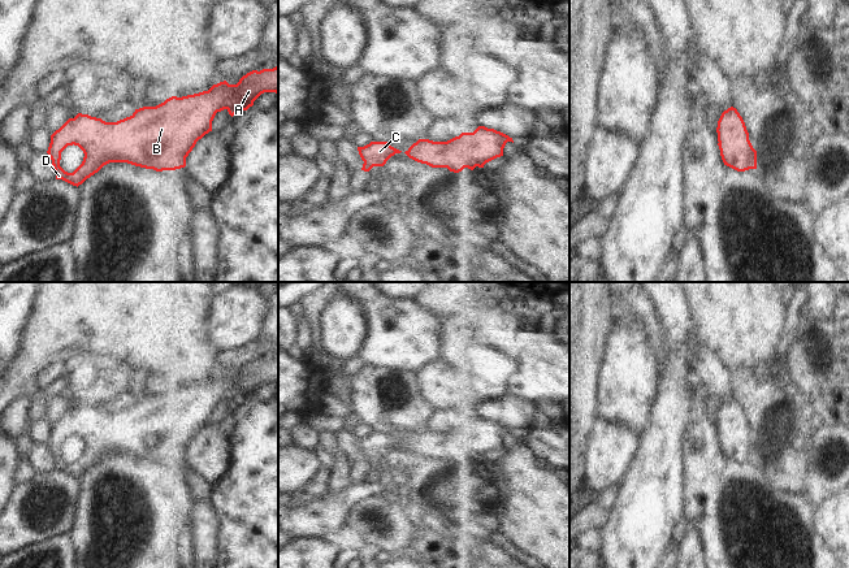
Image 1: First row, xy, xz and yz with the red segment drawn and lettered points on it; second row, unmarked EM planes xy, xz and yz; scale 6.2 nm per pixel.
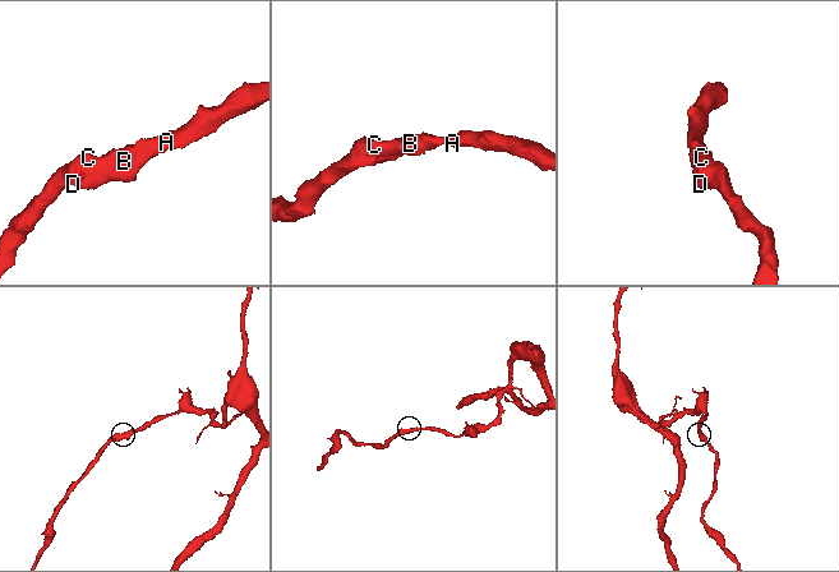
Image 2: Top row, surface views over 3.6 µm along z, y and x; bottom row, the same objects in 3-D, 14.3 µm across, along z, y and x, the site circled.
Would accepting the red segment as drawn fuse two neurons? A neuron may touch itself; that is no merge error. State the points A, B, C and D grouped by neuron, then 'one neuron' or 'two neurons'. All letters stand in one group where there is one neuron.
A B C D | one neuron

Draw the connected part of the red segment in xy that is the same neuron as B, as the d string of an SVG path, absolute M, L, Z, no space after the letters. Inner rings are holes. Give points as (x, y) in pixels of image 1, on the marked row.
M278 65L273 69L252 70L237 84L224 81L213 84L208 91L182 97L172 96L156 107L135 109L130 117L117 122L105 122L101 118L78 113L51 135L47 153L52 160L56 179L77 187L109 162L127 162L156 172L181 169L186 166L186 157L196 142L212 131L212 121L217 112L226 109L233 117L252 107L264 92L278 94ZM73 144L83 151L85 157L73 173L68 173L60 166L61 152Z

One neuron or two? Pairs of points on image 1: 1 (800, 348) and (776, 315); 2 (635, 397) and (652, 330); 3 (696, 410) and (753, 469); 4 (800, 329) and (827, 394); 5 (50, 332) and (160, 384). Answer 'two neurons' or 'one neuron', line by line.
1: two neurons
2: two neurons
3: one neuron
4: one neuron
5: two neurons

